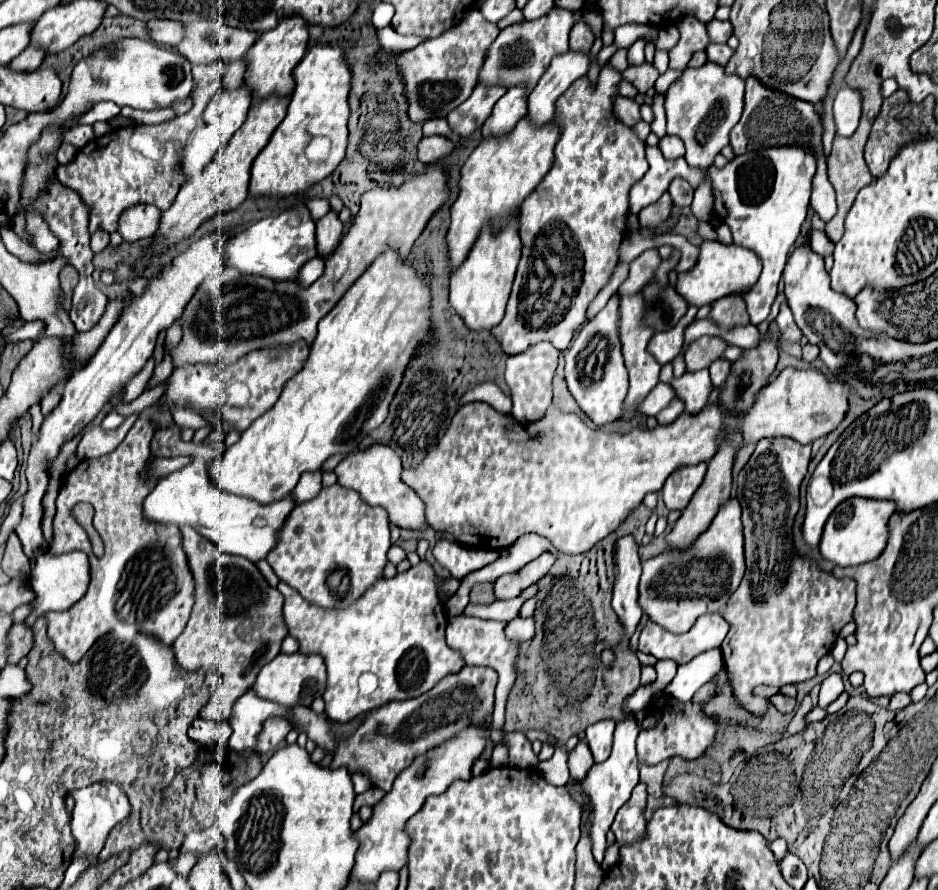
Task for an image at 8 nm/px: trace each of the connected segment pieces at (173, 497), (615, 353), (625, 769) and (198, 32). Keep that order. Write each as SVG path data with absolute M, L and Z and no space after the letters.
M195 458L183 470L177 470L157 482L153 492L145 498L145 518L163 524L191 524L201 536L213 540L223 552L243 556L253 564L265 560L265 556L277 546L277 532L285 524L287 516L295 508L293 494L275 500L271 504L259 504L251 498L223 492L209 478L207 464Z
M613 296L607 306L589 322L583 324L581 332L573 338L565 354L565 382L579 408L597 424L605 426L623 418L623 400L628 392L628 372L621 356L621 344L617 340L617 306L619 300Z
M631 716L629 720L617 724L615 728L615 740L613 740L613 752L609 760L595 764L589 770L589 776L585 778L585 792L589 792L589 800L593 800L593 856L595 862L601 866L603 856L605 856L605 834L613 824L613 818L617 810L631 798L633 788L639 782L639 768L637 768L637 754L635 754L635 740L639 734L639 726L635 718Z
M201 20L185 24L185 36L173 52L195 64L239 60L253 46L255 38L255 32L229 28L215 20Z

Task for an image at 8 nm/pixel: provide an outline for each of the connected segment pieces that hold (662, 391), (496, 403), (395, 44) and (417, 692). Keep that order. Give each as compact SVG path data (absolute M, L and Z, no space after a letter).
M657 384L646 397L645 402L641 402L641 414L645 416L655 416L661 412L669 402L673 400L673 390L667 388L667 384Z
M483 382L483 384L471 388L469 392L463 394L459 406L471 404L471 402L485 402L503 414L511 412L511 398L507 394L503 394L503 390L495 382Z
M391 26L377 30L377 38L379 38L379 44L383 48L393 50L393 52L405 52L405 50L411 50L411 48L415 48L415 46L419 46L423 42L417 36L401 36Z
M419 562L417 566L409 568L403 574L397 574L391 580L381 578L373 588L369 588L369 592L365 592L365 596L361 596L361 600L357 600L357 604L353 604L353 608L347 608L345 612L325 612L315 604L303 600L303 596L299 596L299 592L285 582L279 582L277 590L285 598L283 606L285 624L289 626L289 634L299 640L301 652L321 654L325 658L327 692L323 700L325 700L325 712L335 722L345 724L361 716L363 712L379 708L387 702L421 696L429 692L441 678L457 674L465 666L461 652L451 650L445 644L447 616L437 596L435 570L427 562Z

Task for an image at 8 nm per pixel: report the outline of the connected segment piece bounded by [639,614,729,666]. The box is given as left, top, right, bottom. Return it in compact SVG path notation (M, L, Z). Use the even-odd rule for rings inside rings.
M721 614L701 616L687 634L671 634L653 622L647 622L639 634L639 650L645 654L653 654L657 660L673 660L673 662L677 662L677 666L681 666L683 662L693 660L695 654L707 652L711 648L719 648L723 638L727 636L727 632L729 632L729 624L723 620Z

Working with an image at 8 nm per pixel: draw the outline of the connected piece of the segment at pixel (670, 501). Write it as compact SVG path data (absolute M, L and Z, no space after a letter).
M701 462L697 466L679 468L677 472L673 472L673 476L669 476L669 480L663 486L665 506L669 510L679 510L679 512L685 510L685 506L693 498L695 490L701 486L705 470L707 470L707 464Z

